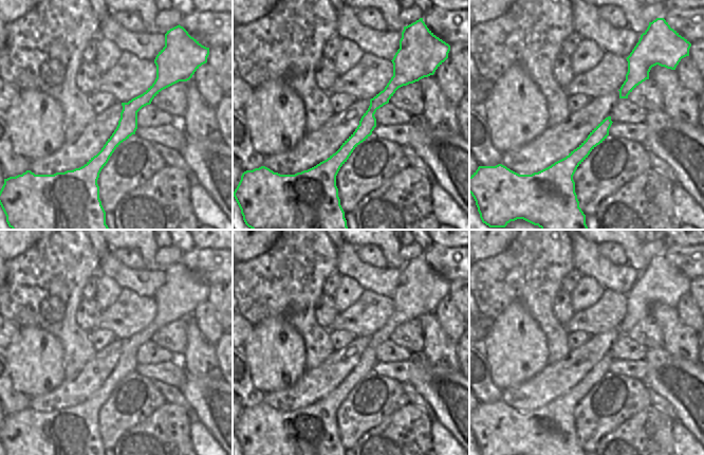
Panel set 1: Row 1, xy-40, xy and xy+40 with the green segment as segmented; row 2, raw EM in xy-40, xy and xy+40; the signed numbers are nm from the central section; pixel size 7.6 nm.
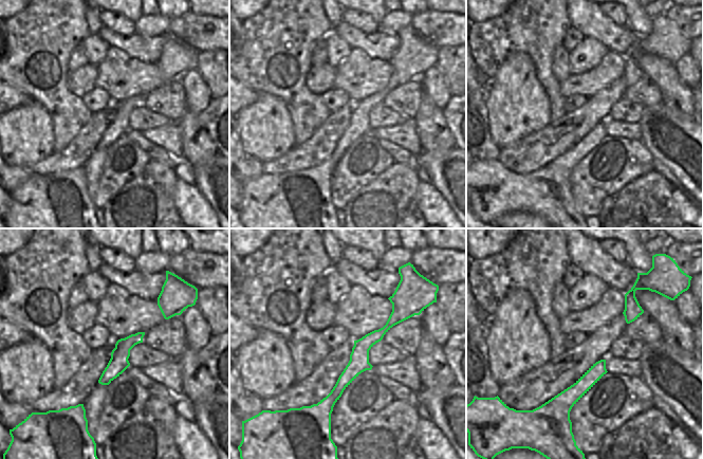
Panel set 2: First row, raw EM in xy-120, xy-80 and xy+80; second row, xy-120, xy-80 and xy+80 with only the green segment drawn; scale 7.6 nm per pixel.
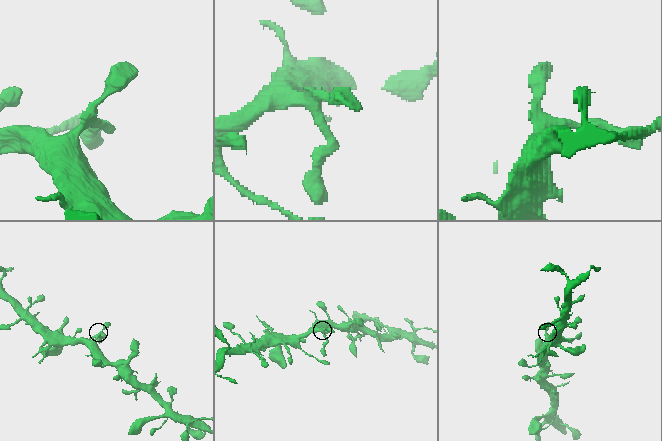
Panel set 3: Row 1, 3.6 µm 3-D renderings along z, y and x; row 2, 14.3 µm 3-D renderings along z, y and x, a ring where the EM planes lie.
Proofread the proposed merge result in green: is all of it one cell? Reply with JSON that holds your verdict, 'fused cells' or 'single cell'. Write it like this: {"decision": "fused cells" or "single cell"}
{"decision": "single cell"}

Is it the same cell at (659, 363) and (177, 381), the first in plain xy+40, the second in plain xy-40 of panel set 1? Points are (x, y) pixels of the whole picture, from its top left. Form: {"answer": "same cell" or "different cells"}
{"answer": "different cells"}

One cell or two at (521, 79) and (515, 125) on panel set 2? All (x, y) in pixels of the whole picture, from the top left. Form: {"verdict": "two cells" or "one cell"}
{"verdict": "one cell"}

